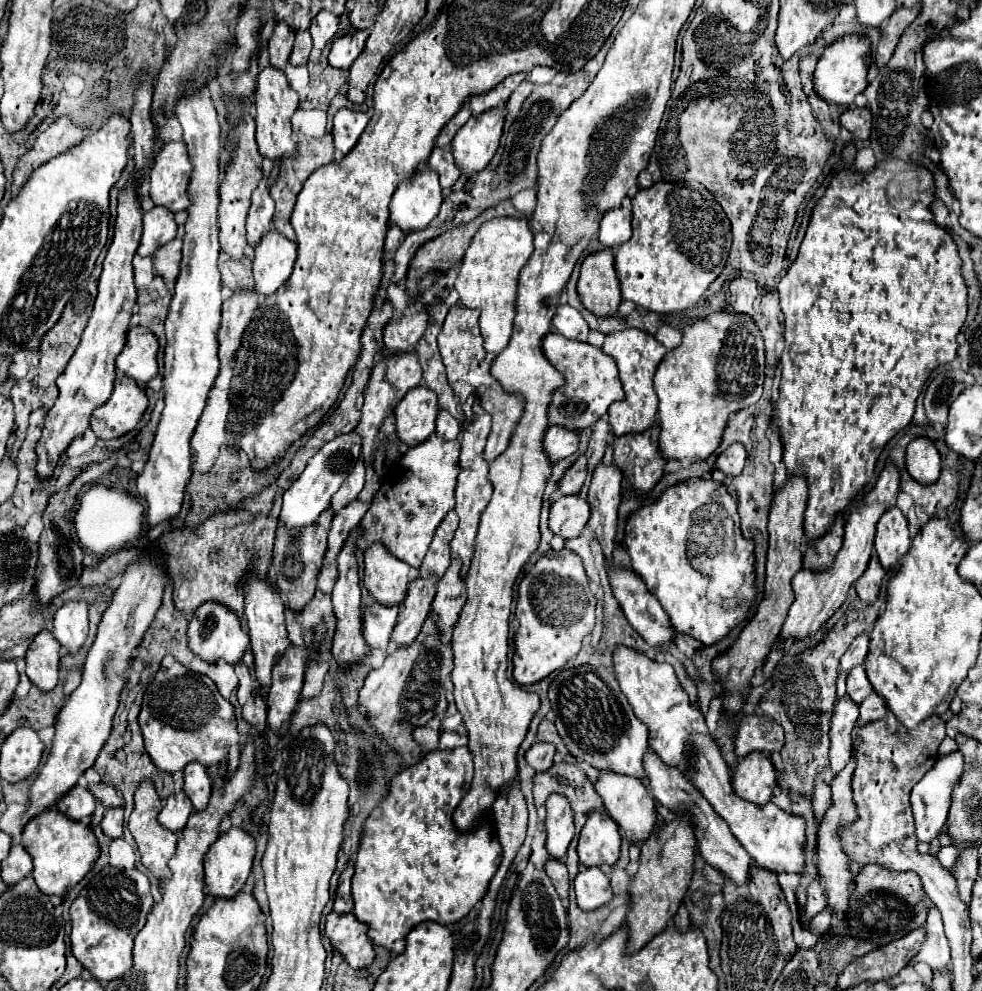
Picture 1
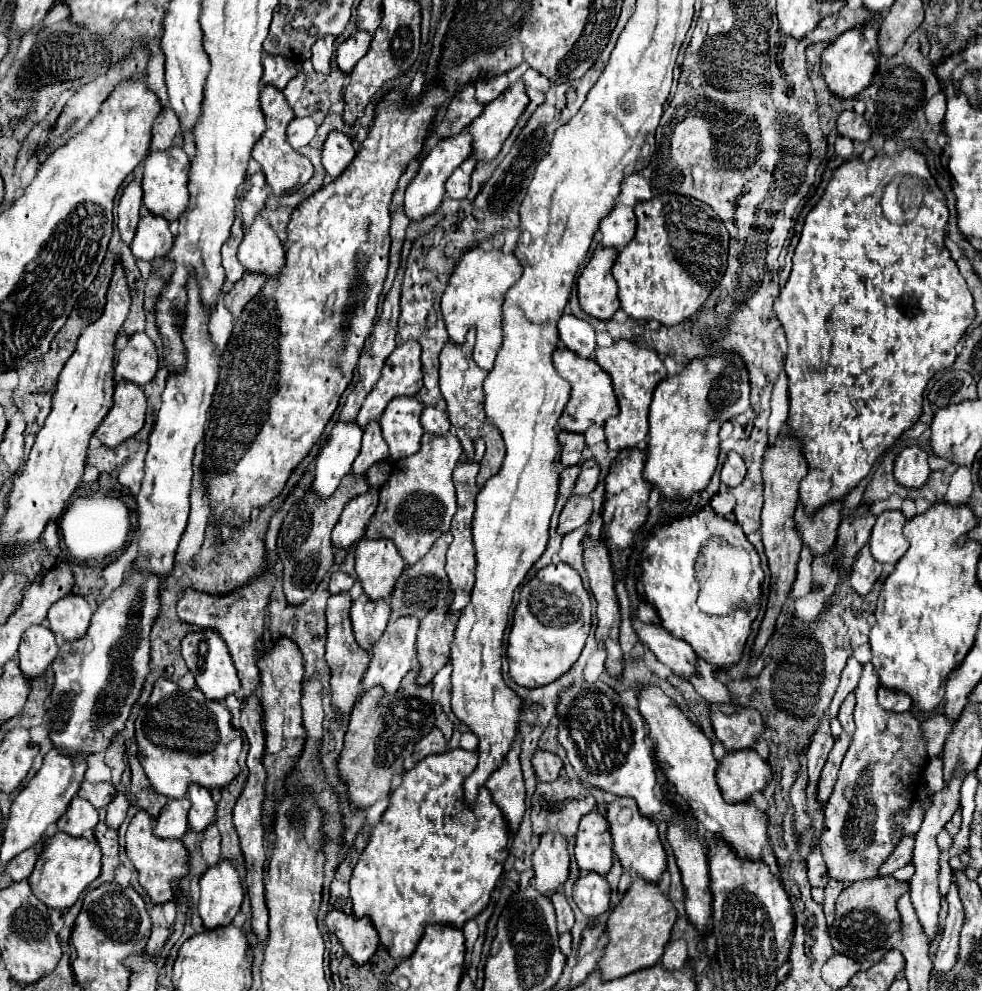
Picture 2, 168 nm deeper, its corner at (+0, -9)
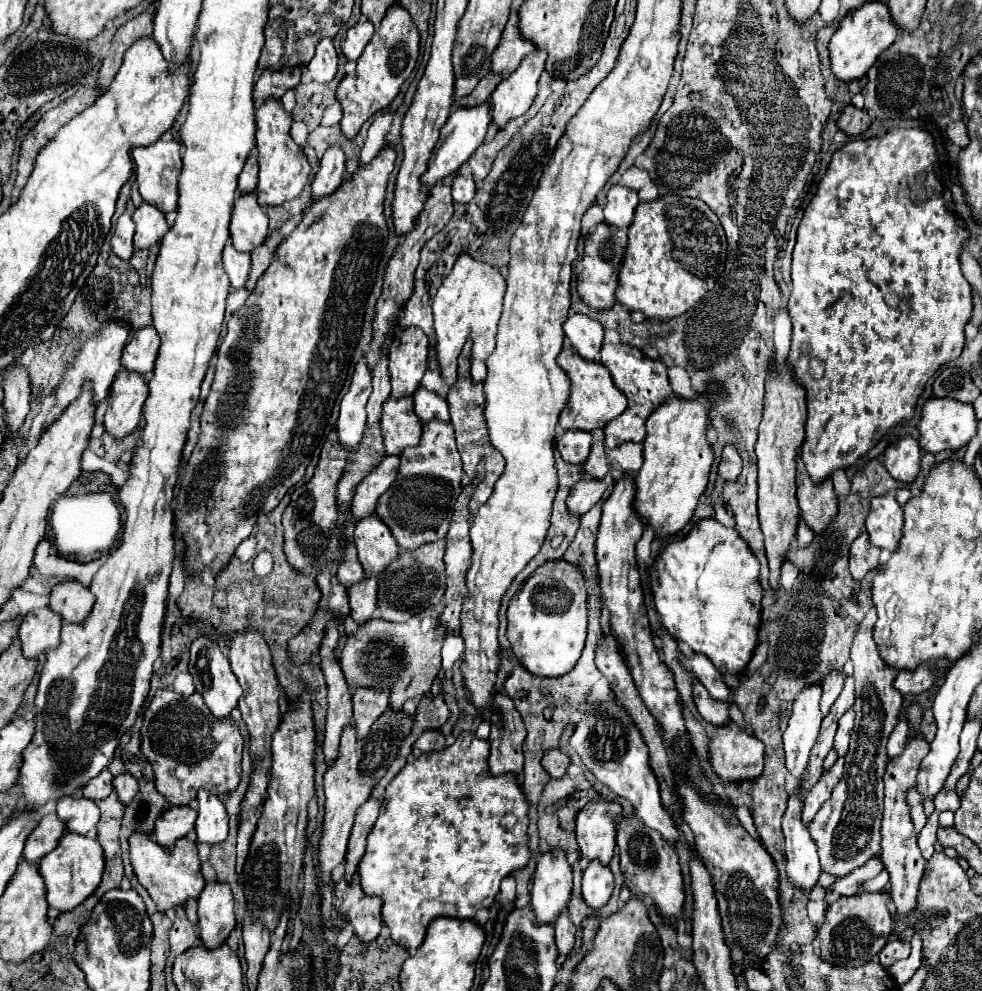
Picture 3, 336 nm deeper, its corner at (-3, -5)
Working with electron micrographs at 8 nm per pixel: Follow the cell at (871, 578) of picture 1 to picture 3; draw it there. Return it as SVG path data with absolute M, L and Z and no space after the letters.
M863 532L851 544L851 554L849 554L851 576L855 580L861 580L869 570L877 566L879 566L879 548L873 548L873 544L869 544L869 536Z

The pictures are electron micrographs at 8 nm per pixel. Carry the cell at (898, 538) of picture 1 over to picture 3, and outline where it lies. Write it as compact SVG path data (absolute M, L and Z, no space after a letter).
M893 494L873 498L871 510L865 520L865 528L871 544L887 552L897 550L903 528L903 508L899 506Z

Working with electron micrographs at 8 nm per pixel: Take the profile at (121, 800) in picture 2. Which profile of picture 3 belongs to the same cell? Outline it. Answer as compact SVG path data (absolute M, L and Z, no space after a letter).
M123 772L113 780L113 788L117 790L119 800L123 804L129 804L133 800L133 796L137 794L137 780L133 776L129 776L129 772Z

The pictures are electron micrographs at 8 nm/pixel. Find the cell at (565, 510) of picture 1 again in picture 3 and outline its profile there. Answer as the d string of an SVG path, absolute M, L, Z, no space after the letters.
M583 478L579 480L567 498L567 506L569 512L577 512L579 516L583 516L585 512L589 512L603 496L603 492L607 490L607 484L603 480L593 480L593 478Z

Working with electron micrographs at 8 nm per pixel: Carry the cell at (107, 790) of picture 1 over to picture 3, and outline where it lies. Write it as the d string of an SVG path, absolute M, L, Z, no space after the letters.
M103 770L99 776L95 776L95 778L83 788L83 796L89 798L89 800L95 800L95 802L97 802L97 800L103 800L103 798L107 798L107 796L111 794L111 790L113 790L111 782L113 782L111 772L109 772L109 770Z

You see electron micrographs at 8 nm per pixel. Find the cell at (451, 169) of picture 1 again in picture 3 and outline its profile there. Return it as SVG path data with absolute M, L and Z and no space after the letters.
M463 172L457 174L455 182L453 182L453 200L459 204L467 204L471 202L475 196L475 182L473 182L473 174L471 172Z

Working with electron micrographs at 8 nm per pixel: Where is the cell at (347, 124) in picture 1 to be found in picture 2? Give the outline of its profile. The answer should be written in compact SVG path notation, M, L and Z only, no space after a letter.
M338 130L328 134L322 150L322 166L326 168L326 174L332 180L346 170L346 166L354 160L354 156L356 156L354 140L348 134Z

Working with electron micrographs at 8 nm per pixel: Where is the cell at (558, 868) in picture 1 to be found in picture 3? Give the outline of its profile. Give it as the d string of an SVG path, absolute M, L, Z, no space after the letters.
M561 912L561 916L557 918L557 922L553 926L555 926L555 946L557 946L557 952L561 956L567 956L571 952L571 948L573 948L573 942L575 942L575 926L569 920L569 914Z

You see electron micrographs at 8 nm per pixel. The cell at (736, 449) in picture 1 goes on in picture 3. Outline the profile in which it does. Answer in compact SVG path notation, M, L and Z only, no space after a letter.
M725 444L725 446L723 446L723 452L721 452L719 474L721 474L725 480L733 482L733 480L739 478L741 466L743 466L743 462L741 462L741 456L739 456L739 452L735 450L735 446Z

